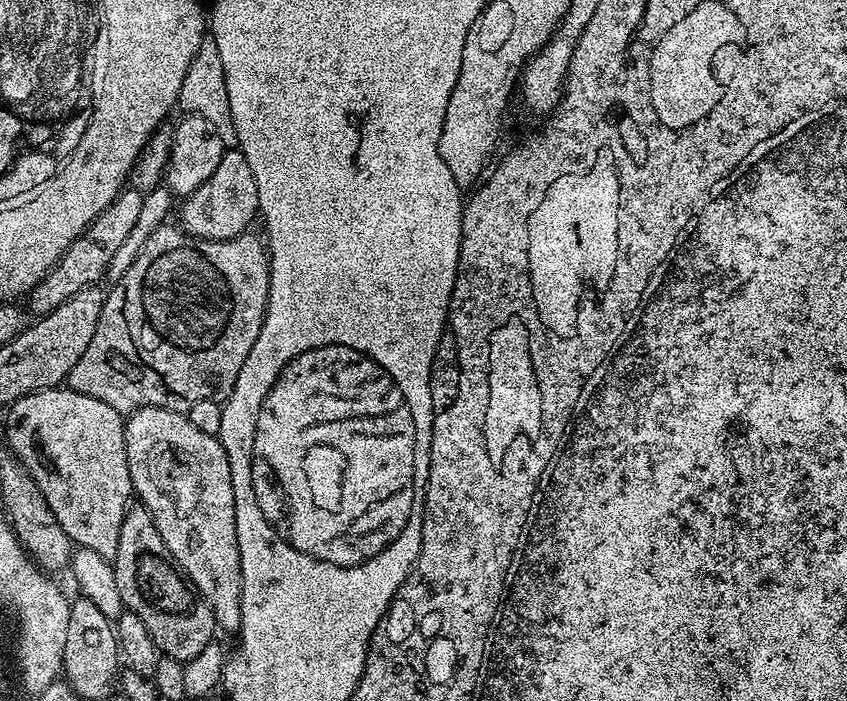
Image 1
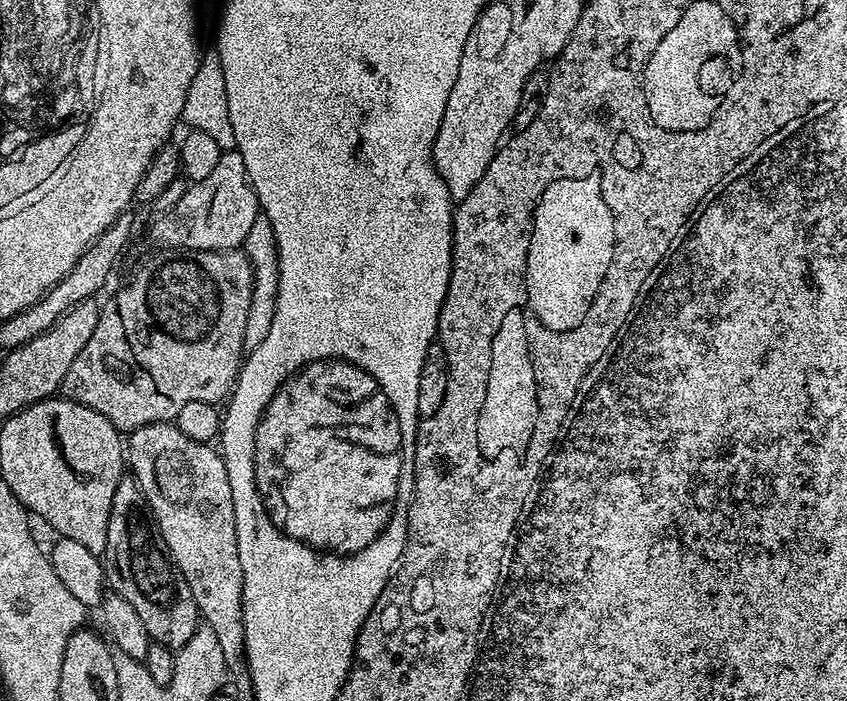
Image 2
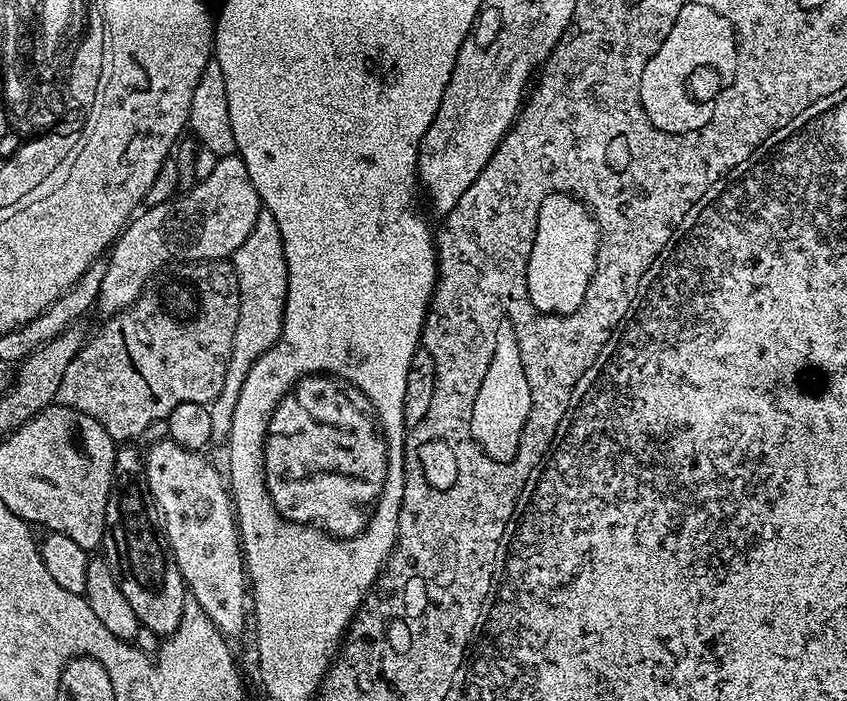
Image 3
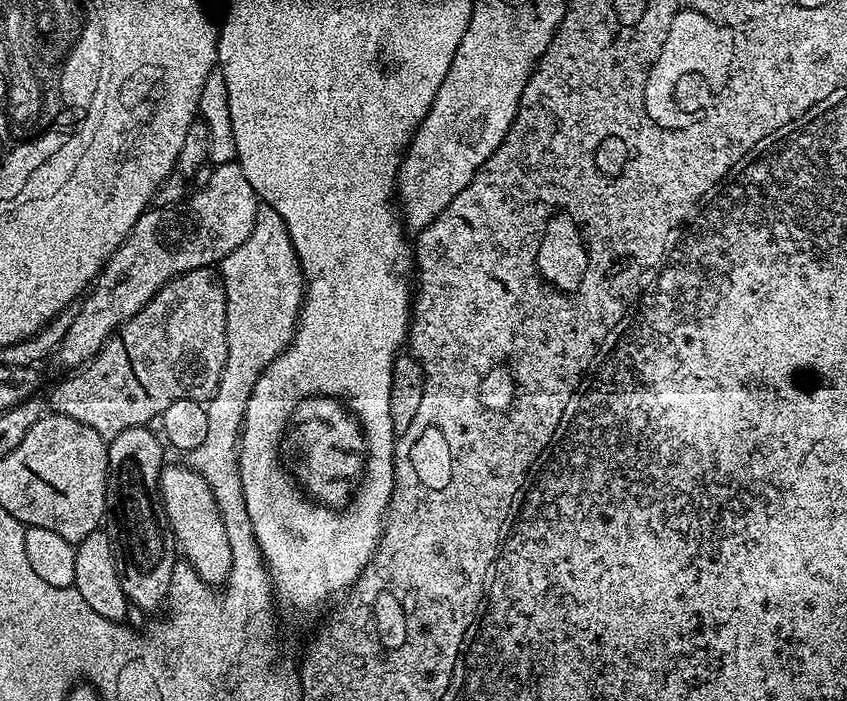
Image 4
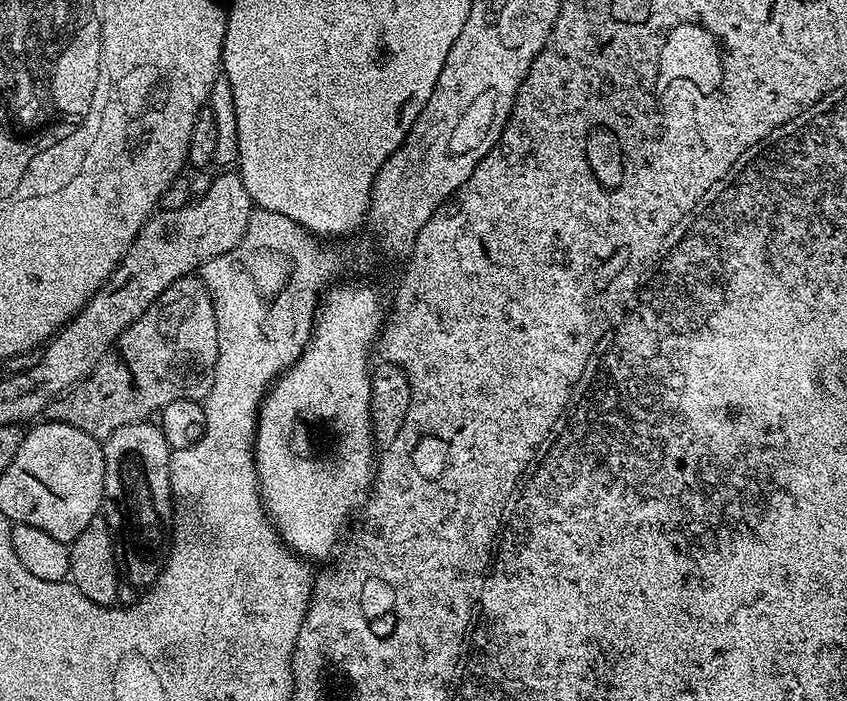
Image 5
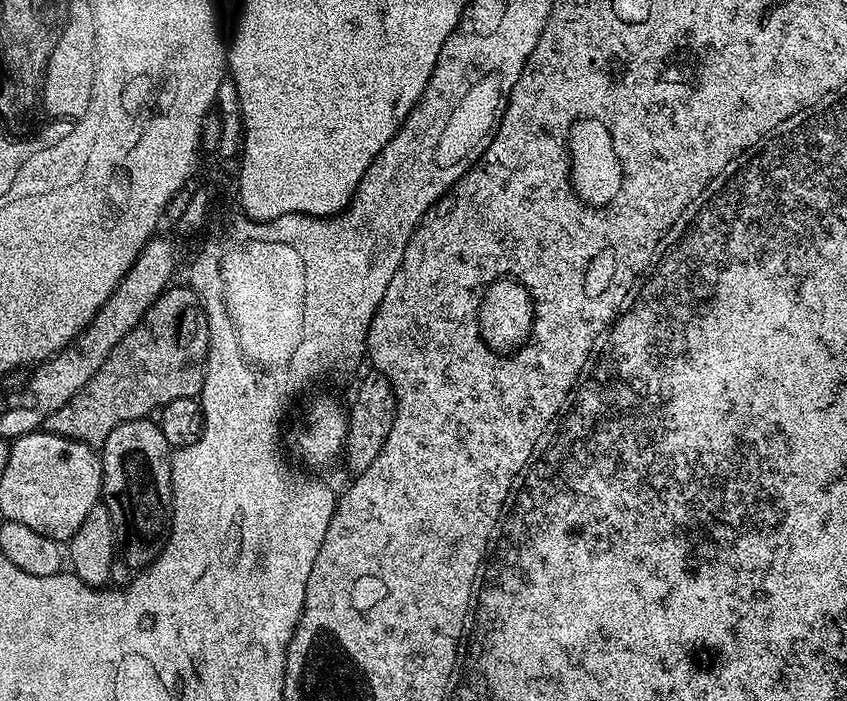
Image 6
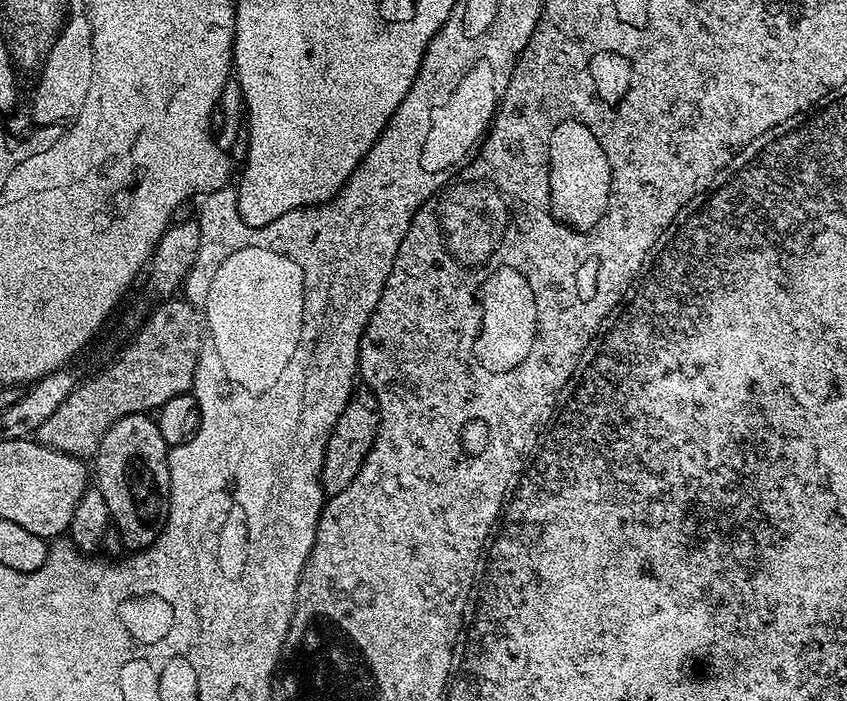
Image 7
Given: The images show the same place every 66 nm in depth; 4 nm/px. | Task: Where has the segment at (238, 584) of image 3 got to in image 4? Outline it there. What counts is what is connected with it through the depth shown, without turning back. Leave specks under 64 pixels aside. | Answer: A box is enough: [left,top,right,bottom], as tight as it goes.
[160,464,232,586]

